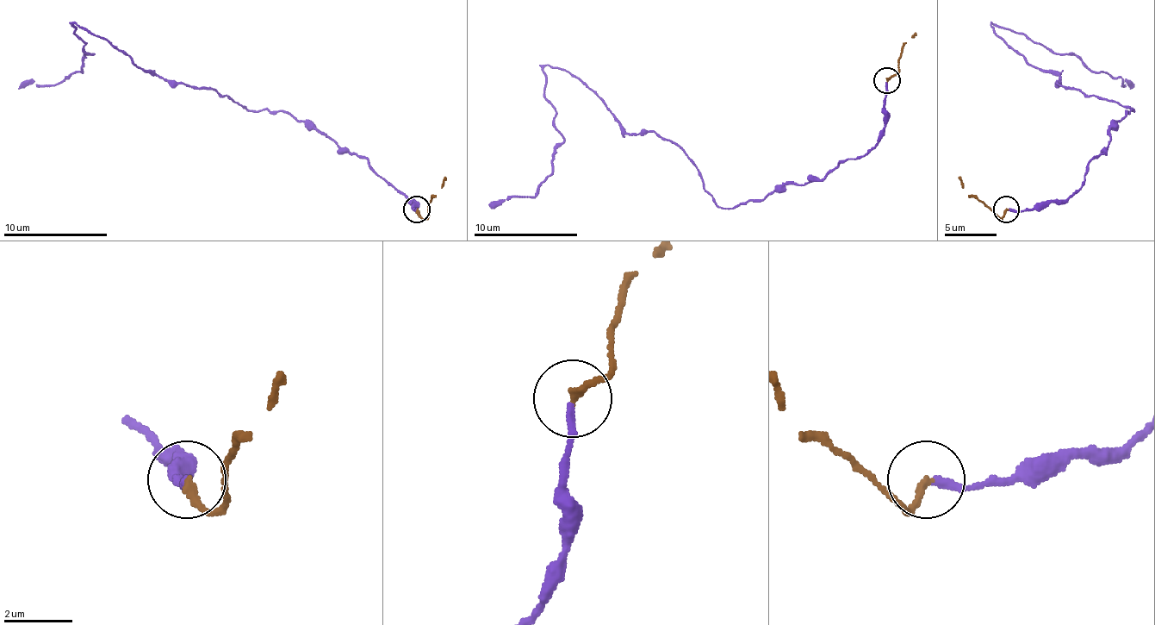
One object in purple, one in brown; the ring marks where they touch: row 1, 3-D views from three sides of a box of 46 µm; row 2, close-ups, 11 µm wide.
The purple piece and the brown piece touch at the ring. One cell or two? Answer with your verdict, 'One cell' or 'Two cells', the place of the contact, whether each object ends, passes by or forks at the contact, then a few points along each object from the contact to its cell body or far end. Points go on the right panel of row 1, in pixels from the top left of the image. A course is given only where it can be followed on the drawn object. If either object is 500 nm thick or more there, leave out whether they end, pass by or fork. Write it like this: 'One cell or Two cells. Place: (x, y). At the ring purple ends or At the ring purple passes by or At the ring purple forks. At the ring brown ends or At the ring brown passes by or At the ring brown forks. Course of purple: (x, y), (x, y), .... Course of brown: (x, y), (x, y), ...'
One cell. Place: (1006, 209). At the ring purple ends. At the ring brown ends. Course of purple: (1009, 209), (1073, 194), (1110, 128), (1133, 110), (1068, 90), (990, 27), (1024, 32), (1131, 90). Course of brown: (1006, 209), (1001, 217), (995, 215), (964, 189), (959, 176)

